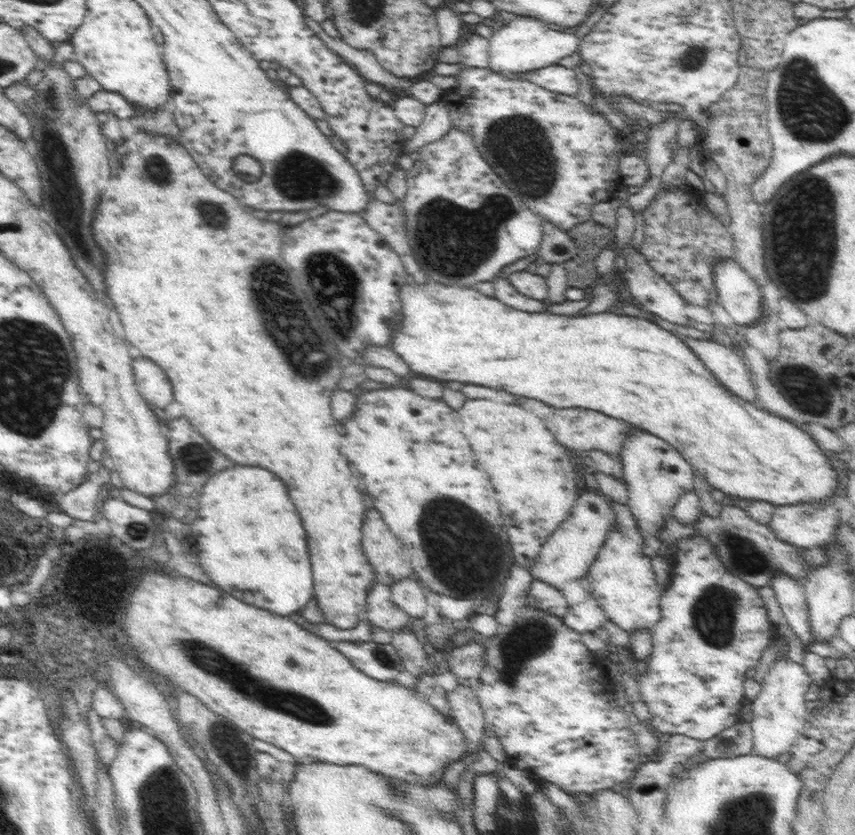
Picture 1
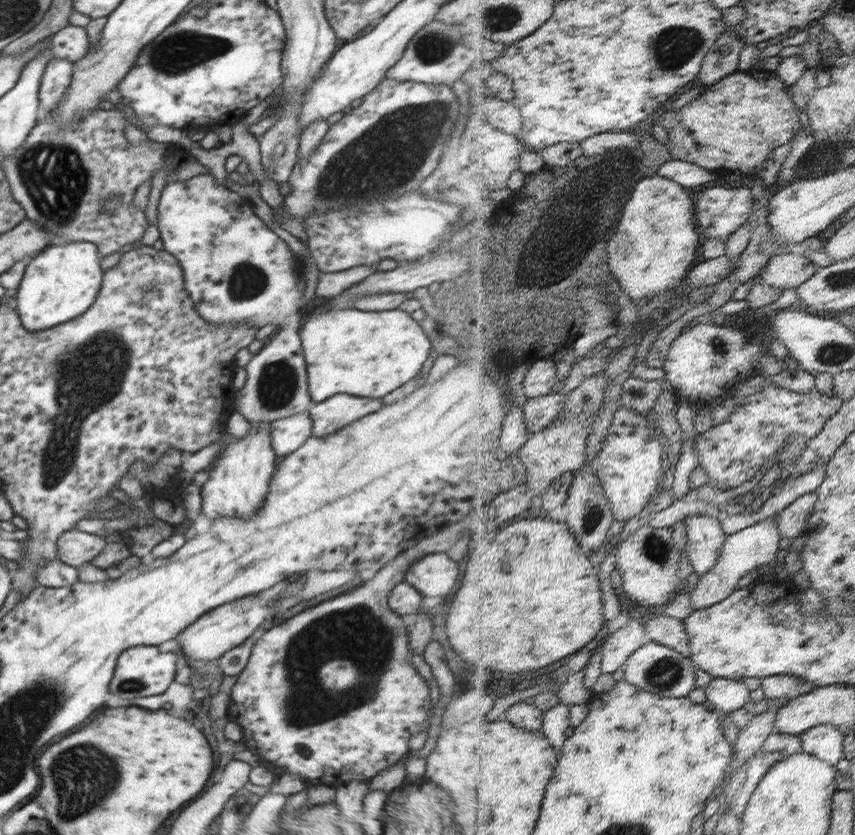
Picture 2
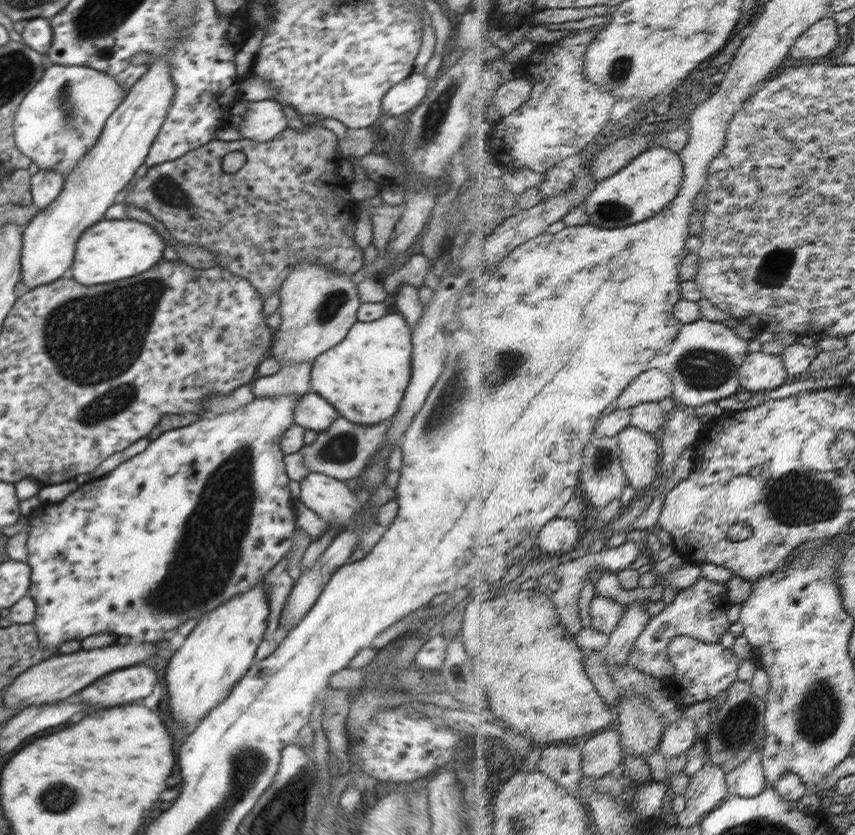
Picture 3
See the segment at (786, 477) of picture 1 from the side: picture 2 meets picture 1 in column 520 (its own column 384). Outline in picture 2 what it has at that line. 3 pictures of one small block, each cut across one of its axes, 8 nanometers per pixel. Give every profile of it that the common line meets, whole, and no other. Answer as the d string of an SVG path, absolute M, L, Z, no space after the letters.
M354 308L314 314L300 330L308 394L314 404L334 394L380 399L419 376L432 344L420 323L410 315L400 309L362 312Z

